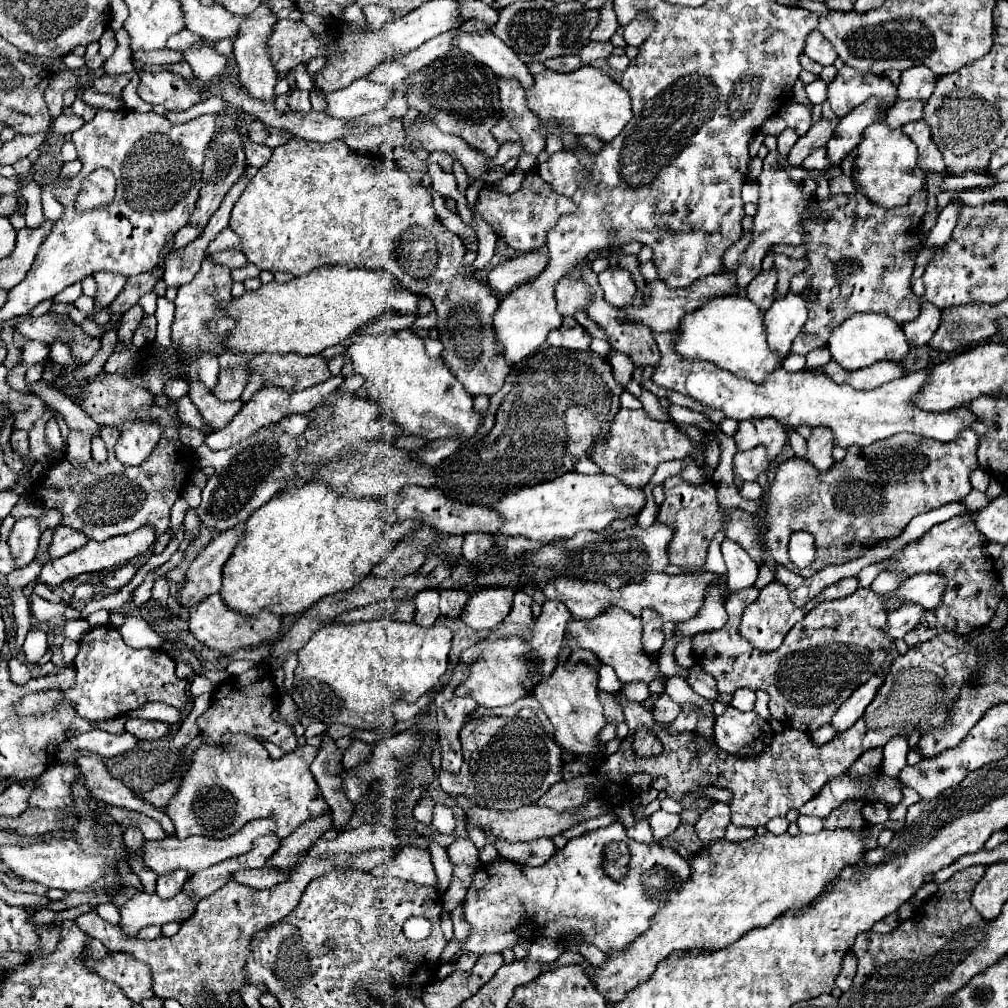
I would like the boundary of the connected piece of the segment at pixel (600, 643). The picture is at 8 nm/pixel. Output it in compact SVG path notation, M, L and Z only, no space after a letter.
M611 607L605 613L597 615L597 619L569 621L567 635L577 641L579 649L593 651L603 665L613 667L621 683L631 683L631 681L651 683L655 677L661 677L661 673L659 673L659 665L655 657L645 655L641 649L641 625L639 623L641 623L639 617L633 617L619 607Z

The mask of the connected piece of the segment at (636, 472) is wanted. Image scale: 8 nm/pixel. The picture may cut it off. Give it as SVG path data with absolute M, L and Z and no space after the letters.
M621 409L615 417L607 441L591 449L591 461L595 461L603 473L617 475L625 485L643 489L659 463L685 459L687 455L693 455L697 449L699 445L691 441L691 437L673 421L655 421L643 409Z

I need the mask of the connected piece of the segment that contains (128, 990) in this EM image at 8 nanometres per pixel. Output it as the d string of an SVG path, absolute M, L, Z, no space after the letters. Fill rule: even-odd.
M109 951L105 959L87 959L85 967L93 969L93 973L101 975L105 981L117 983L129 999L149 999L153 997L153 985L151 985L151 971L147 963L141 963L133 959L133 955L123 951Z

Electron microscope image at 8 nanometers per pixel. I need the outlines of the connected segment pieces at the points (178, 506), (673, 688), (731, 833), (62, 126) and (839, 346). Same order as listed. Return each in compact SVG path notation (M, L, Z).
M181 495L177 499L177 501L175 501L170 511L170 526L173 529L173 531L176 531L174 529L178 529L178 527L180 526L179 522L183 523L188 508L189 506L187 500L185 499L184 495Z
M683 677L669 678L666 681L665 693L680 706L684 704L697 705L706 708L709 704L705 698L695 693Z
M733 823L727 825L725 839L729 839L729 841L745 841L745 839L751 839L751 837L755 837L753 829L749 829L749 827L737 827Z
M61 113L61 115L51 123L51 129L49 129L49 131L51 131L51 133L55 133L55 135L69 135L69 133L73 133L73 131L81 129L83 125L85 125L83 117Z
M861 313L861 315L849 317L841 327L833 331L833 335L829 337L827 349L831 351L833 361L839 363L843 369L857 371L877 361L903 361L909 351L909 345L905 341L905 335L899 323L895 323L887 315Z

